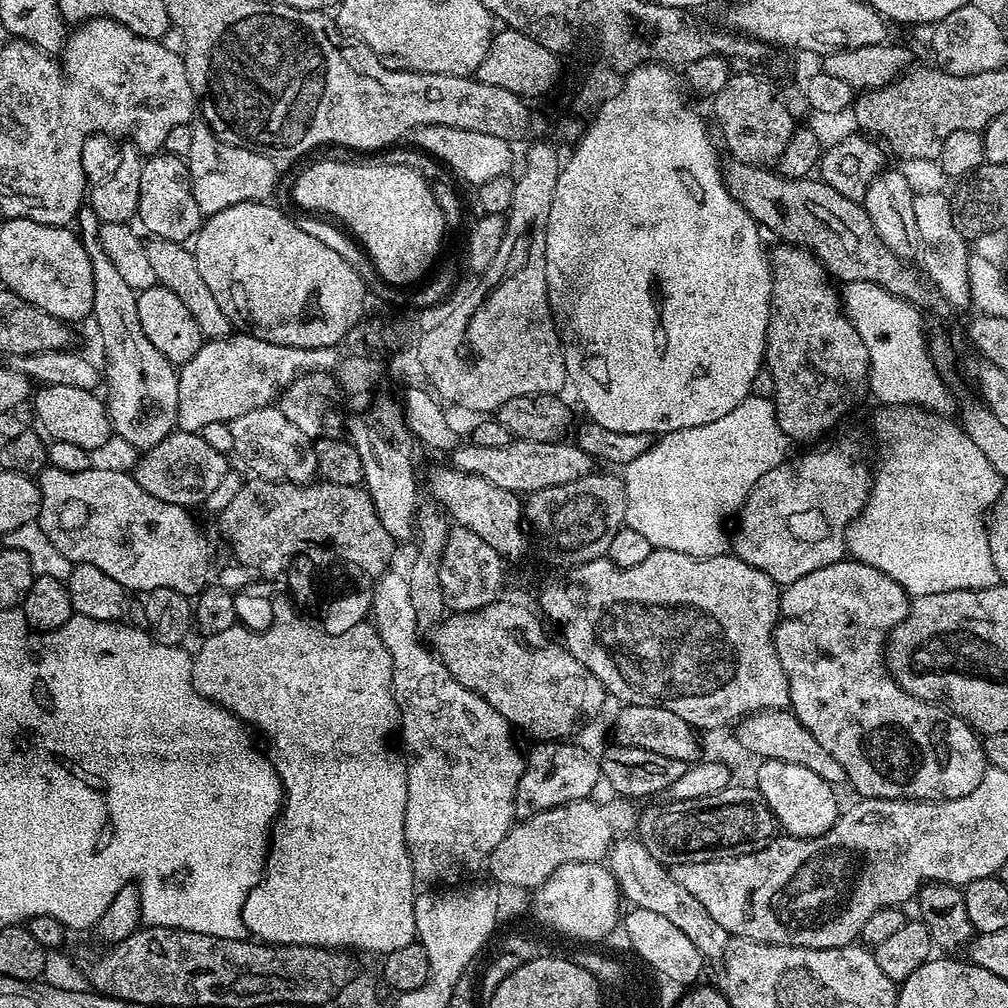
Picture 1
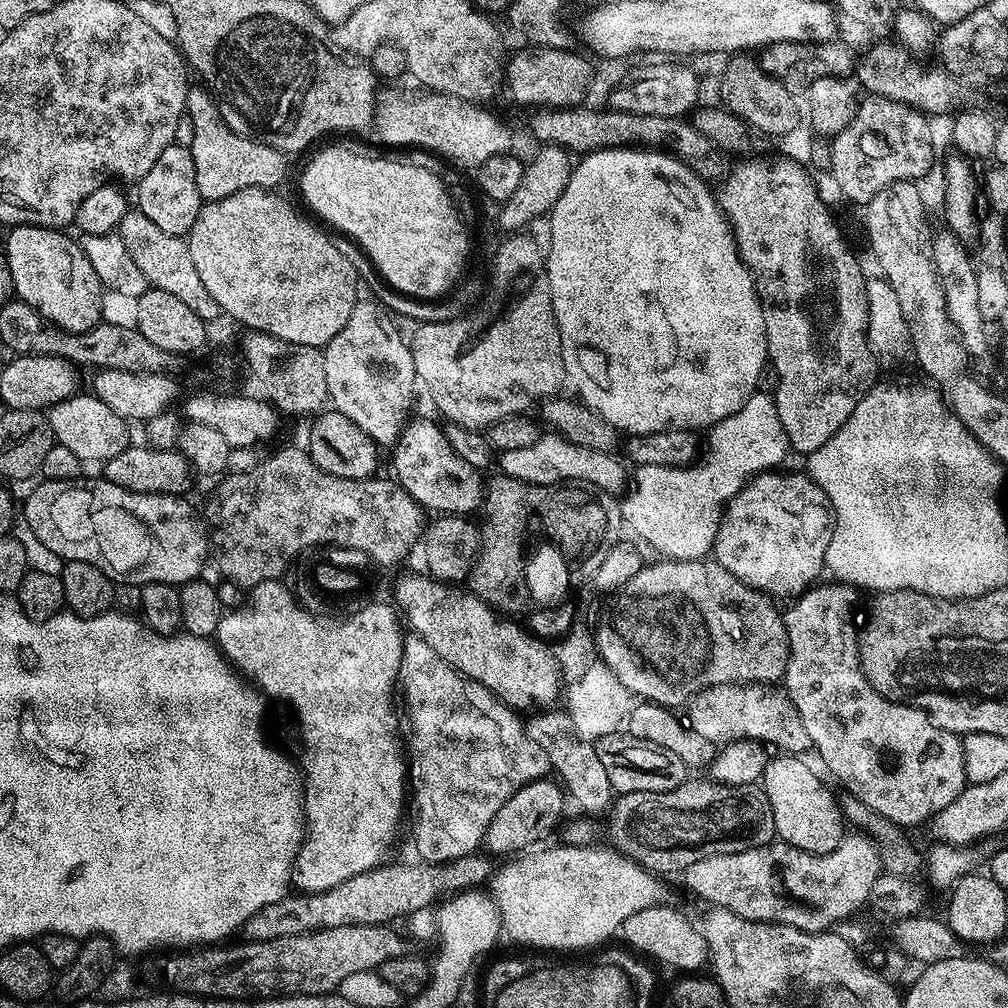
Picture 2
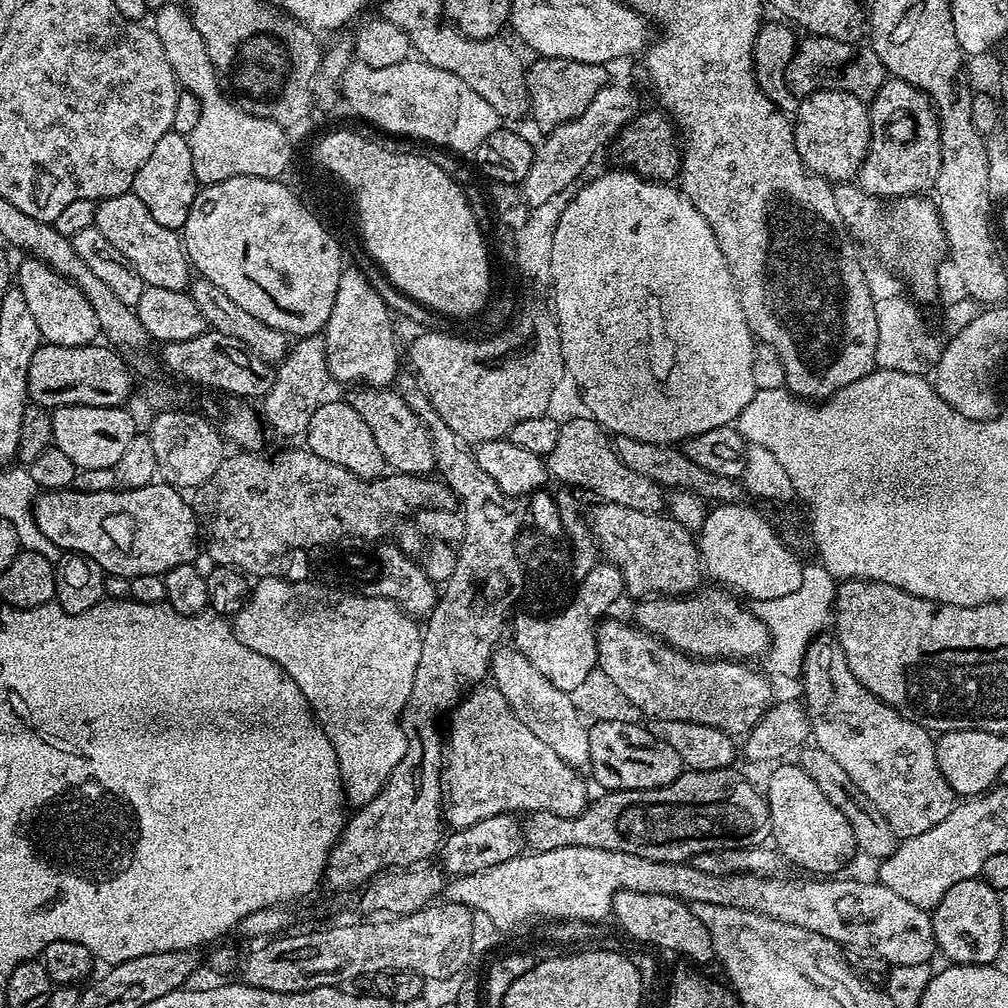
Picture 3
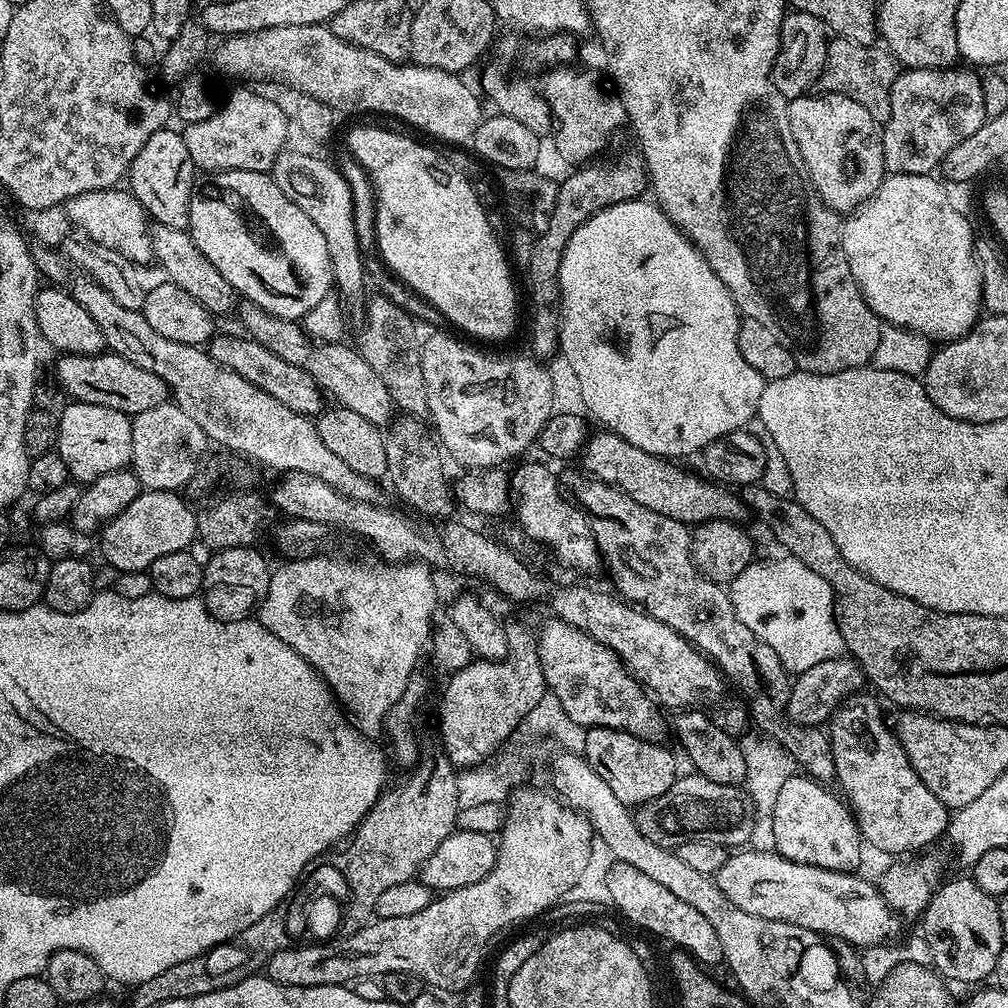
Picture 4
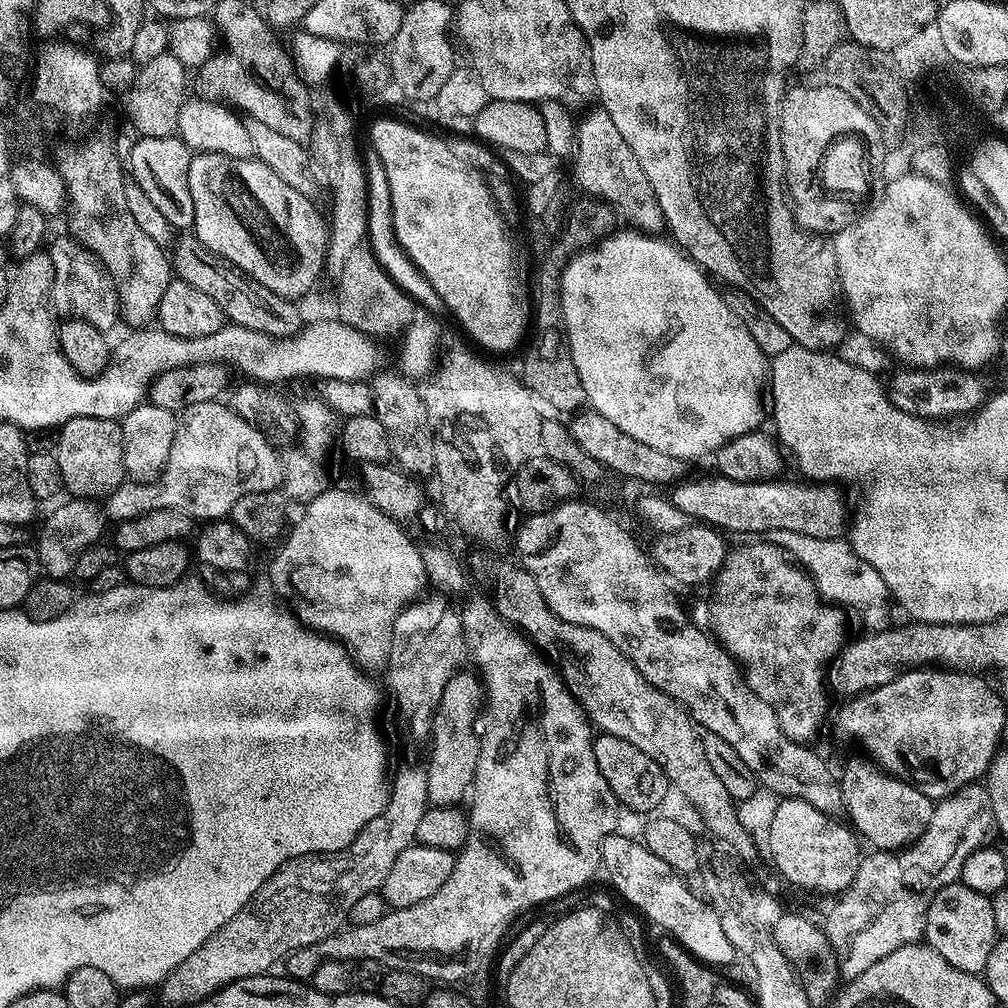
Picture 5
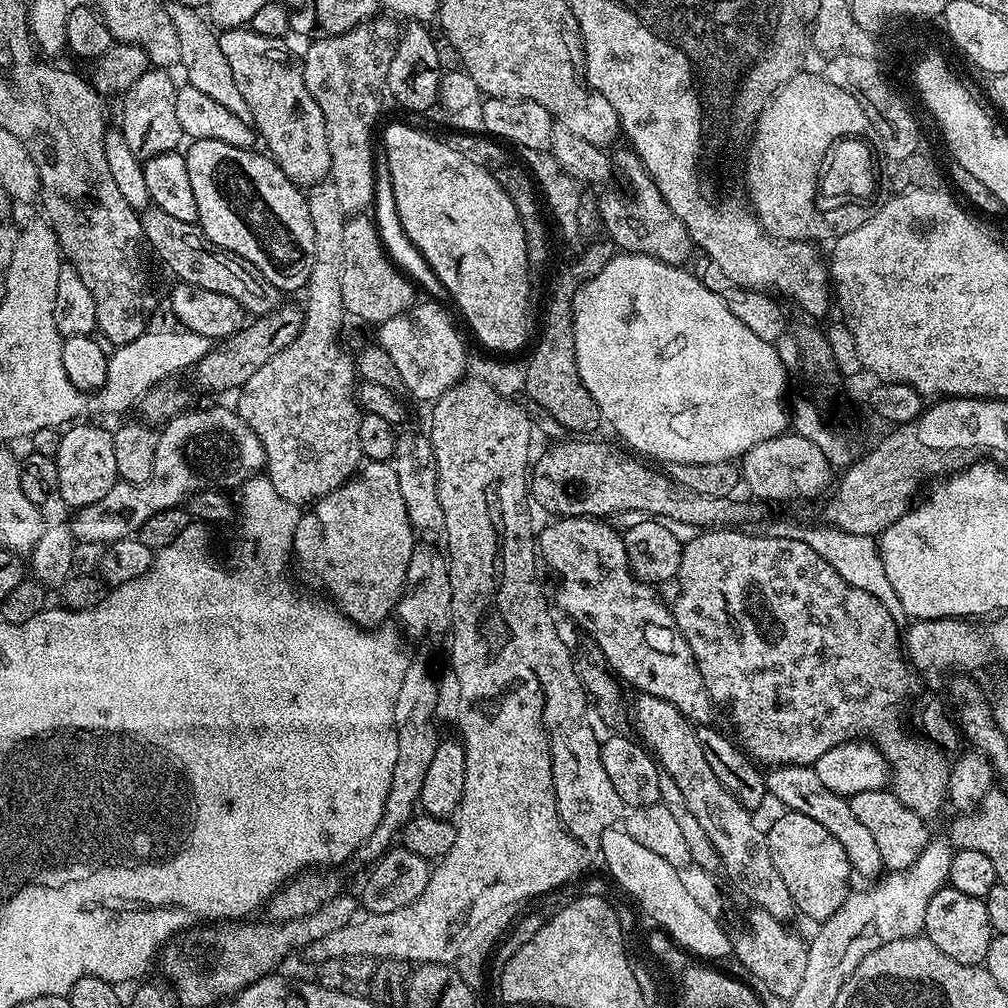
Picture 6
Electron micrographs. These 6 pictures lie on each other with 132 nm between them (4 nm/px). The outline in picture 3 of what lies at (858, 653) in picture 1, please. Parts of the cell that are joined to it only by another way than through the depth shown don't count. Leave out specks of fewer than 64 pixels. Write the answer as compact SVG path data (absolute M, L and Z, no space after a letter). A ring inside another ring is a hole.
M835 638L813 640L805 654L802 681L804 680L804 696L810 721L810 736L815 747L826 750L830 758L834 758L850 774L854 782L882 810L882 818L890 822L890 830L901 841L923 834L942 822L958 803L955 790L946 782L936 757L936 740L929 729L915 724L905 716L899 708L892 708L882 702L870 690L866 690L854 678L850 666L840 649L840 641Z

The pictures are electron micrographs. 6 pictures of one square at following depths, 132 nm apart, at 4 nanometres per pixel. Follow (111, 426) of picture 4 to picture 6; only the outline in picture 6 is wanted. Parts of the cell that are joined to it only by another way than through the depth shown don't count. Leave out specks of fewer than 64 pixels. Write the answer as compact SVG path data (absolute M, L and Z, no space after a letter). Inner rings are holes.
M76 422L63 429L58 454L58 496L79 510L98 502L118 482L118 461L114 458L114 438L109 429L99 428L96 422Z

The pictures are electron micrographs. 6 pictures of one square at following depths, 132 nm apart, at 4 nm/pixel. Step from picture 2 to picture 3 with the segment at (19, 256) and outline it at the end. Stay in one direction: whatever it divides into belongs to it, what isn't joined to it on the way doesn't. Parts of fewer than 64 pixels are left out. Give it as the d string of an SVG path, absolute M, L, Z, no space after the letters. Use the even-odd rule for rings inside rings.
M21 259L18 264L18 287L22 298L26 298L26 306L30 306L41 341L58 346L82 346L93 343L101 335L98 314L94 314L94 306L90 306L86 294L78 290L73 280L55 272L46 262Z

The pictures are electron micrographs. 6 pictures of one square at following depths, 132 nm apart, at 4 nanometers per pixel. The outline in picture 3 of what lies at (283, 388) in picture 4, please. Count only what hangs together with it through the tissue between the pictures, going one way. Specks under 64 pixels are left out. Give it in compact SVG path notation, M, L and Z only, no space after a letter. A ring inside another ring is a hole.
M205 330L200 336L186 338L186 342L170 342L161 347L158 360L165 364L176 376L190 380L194 384L205 384L220 392L229 392L232 398L263 398L272 388L273 365L267 364L258 354L254 354L238 338L230 338L221 332Z

